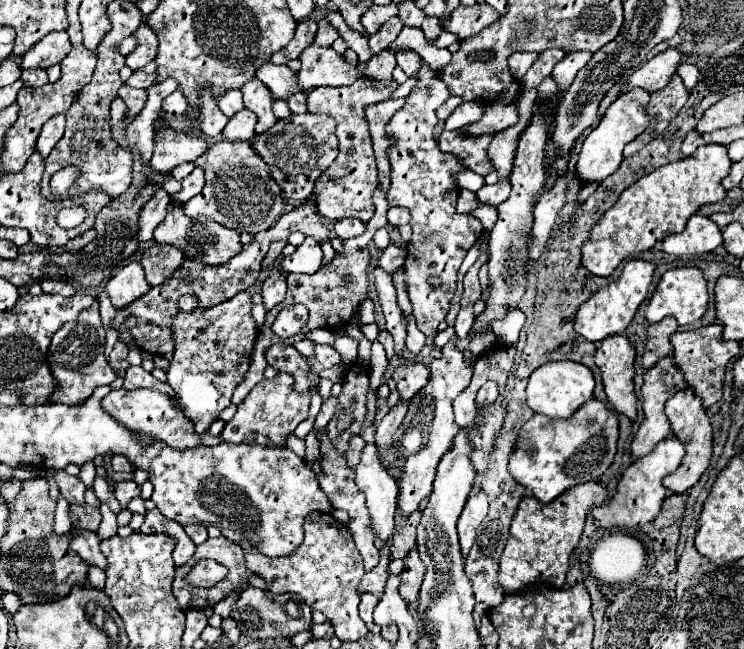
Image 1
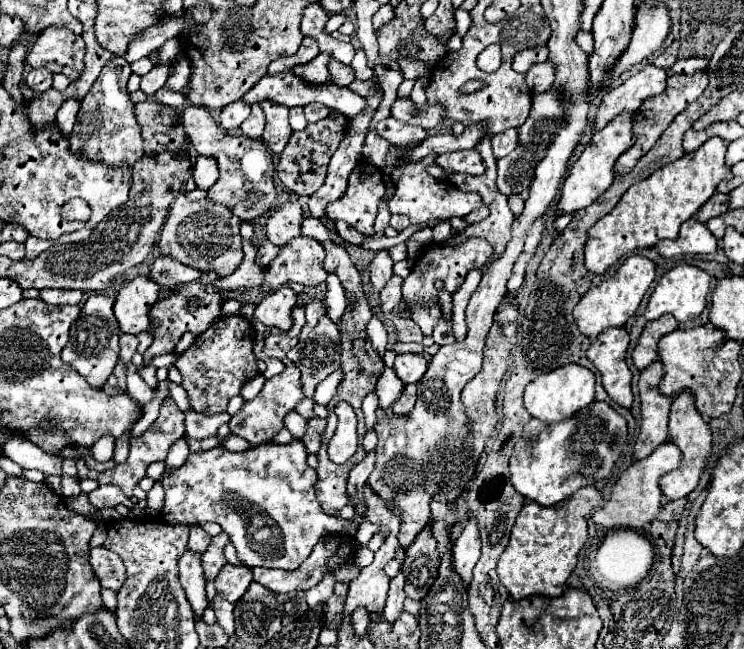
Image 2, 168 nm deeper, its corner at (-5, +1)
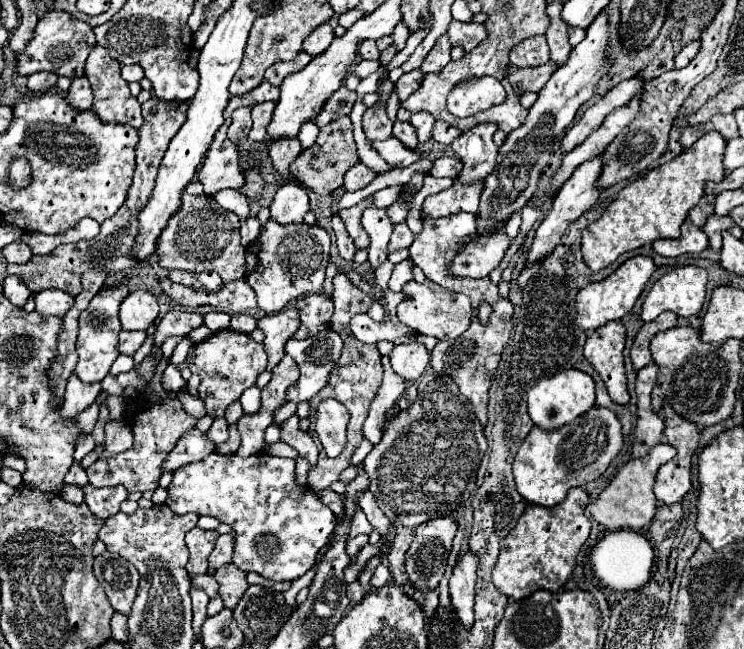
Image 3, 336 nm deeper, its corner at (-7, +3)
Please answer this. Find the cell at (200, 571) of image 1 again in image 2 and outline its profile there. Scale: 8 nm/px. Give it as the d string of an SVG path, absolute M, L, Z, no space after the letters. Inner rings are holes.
M226 564L226 566L218 572L218 576L216 576L216 580L214 580L214 586L216 586L218 594L222 594L222 598L226 598L228 602L236 604L236 602L242 598L242 594L248 590L250 582L252 582L252 572L250 572L250 568Z

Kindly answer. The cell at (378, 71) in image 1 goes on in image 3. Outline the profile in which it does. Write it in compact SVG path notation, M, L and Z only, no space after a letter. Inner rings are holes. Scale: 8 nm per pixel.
M396 122L394 124L394 130L392 130L392 136L398 138L408 150L416 150L418 148L418 138L416 138L416 132L414 132L414 126L412 124Z

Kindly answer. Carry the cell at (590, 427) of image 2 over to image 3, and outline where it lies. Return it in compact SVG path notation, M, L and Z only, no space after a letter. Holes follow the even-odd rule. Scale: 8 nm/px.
M594 406L586 416L554 430L546 432L538 426L530 430L530 436L522 442L514 458L516 488L530 504L552 508L562 502L570 488L586 486L604 474L610 462L622 448L622 426L614 412Z

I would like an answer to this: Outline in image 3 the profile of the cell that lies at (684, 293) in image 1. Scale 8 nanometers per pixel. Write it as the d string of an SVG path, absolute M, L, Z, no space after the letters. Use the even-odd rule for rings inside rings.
M680 266L664 274L648 292L640 318L652 322L666 310L684 318L698 314L706 298L706 280L706 270L698 266Z

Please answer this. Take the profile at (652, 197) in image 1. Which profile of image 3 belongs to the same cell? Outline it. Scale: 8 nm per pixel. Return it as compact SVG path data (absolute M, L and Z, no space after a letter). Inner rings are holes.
M708 132L674 160L654 168L646 176L622 188L604 214L582 230L582 254L588 268L598 272L610 266L624 252L636 250L648 242L654 242L656 238L678 236L680 224L686 220L688 210L694 208L694 204L698 204L698 200L704 196L704 184L708 180L724 180L724 148L726 140L718 132Z

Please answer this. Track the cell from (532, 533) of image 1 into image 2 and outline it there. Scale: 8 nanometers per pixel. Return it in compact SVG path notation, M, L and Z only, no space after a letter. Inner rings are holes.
M594 486L580 488L572 498L544 508L536 502L524 504L516 524L512 528L510 544L498 560L498 576L514 600L524 600L528 596L548 596L556 598L564 592L564 584L572 570L576 568L578 550L588 538L588 514L602 506L604 498Z

